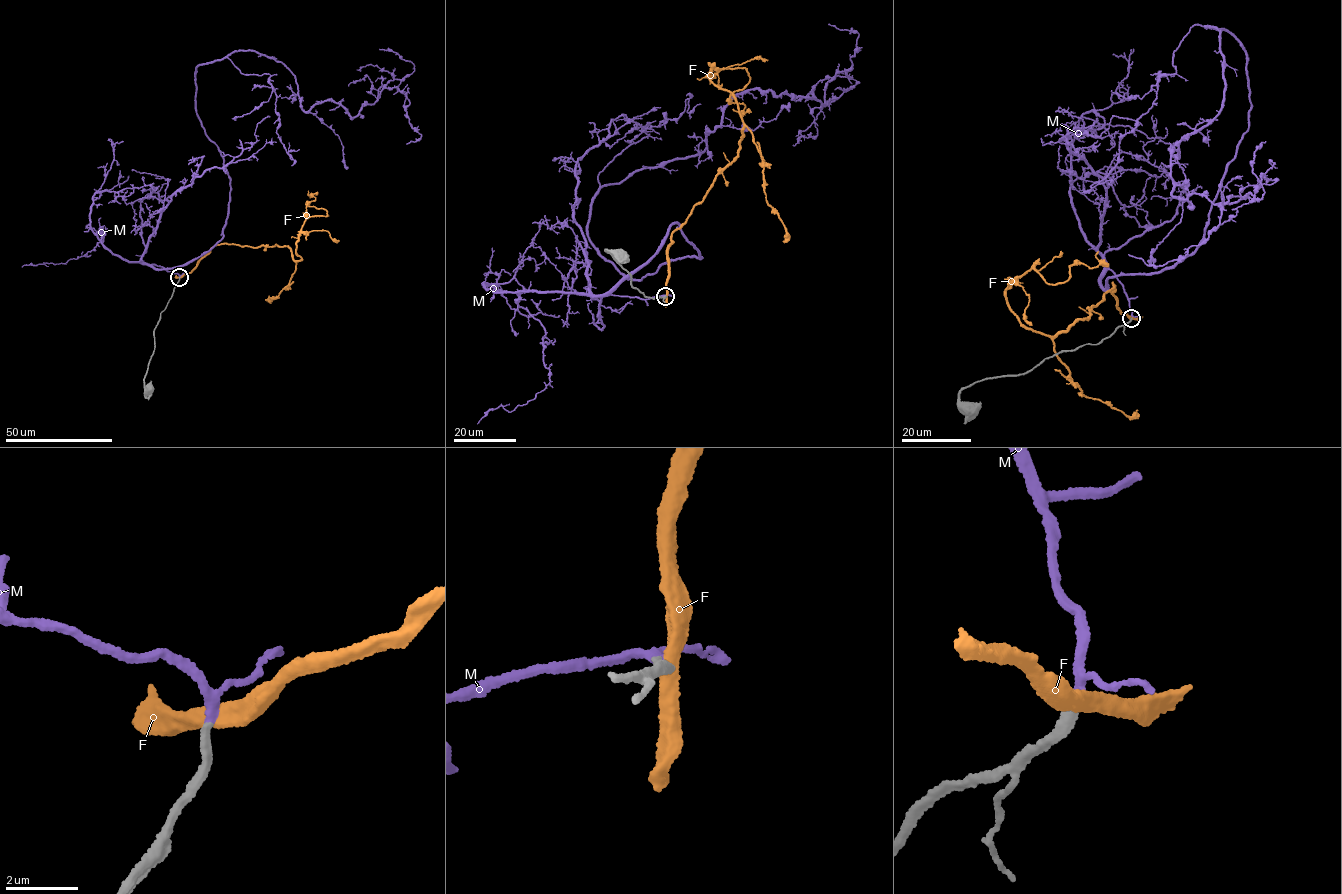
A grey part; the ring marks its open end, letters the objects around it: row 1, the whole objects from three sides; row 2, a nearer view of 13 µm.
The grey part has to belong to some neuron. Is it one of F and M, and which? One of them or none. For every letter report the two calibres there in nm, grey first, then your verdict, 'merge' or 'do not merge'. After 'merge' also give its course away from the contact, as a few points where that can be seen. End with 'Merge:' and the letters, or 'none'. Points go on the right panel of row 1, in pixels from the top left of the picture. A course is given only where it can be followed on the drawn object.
F: calibres 280 and 440 nm; do not merge
M: calibres 280 and 200 nm; merge; course (1131, 318), (1104, 270), (1191, 253), (1248, 128), (1225, 30), (1172, 194), (1242, 198), (1185, 256), (1128, 254)
Merge: M

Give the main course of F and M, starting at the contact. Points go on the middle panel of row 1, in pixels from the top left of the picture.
F: (666, 295), (673, 232), (744, 129), (736, 99), (708, 74), (748, 73), (730, 100), (743, 109), (733, 109)
M: (665, 296), (610, 290), (675, 223), (699, 253), (624, 276), (600, 187), (749, 90), (824, 103), (828, 24)

